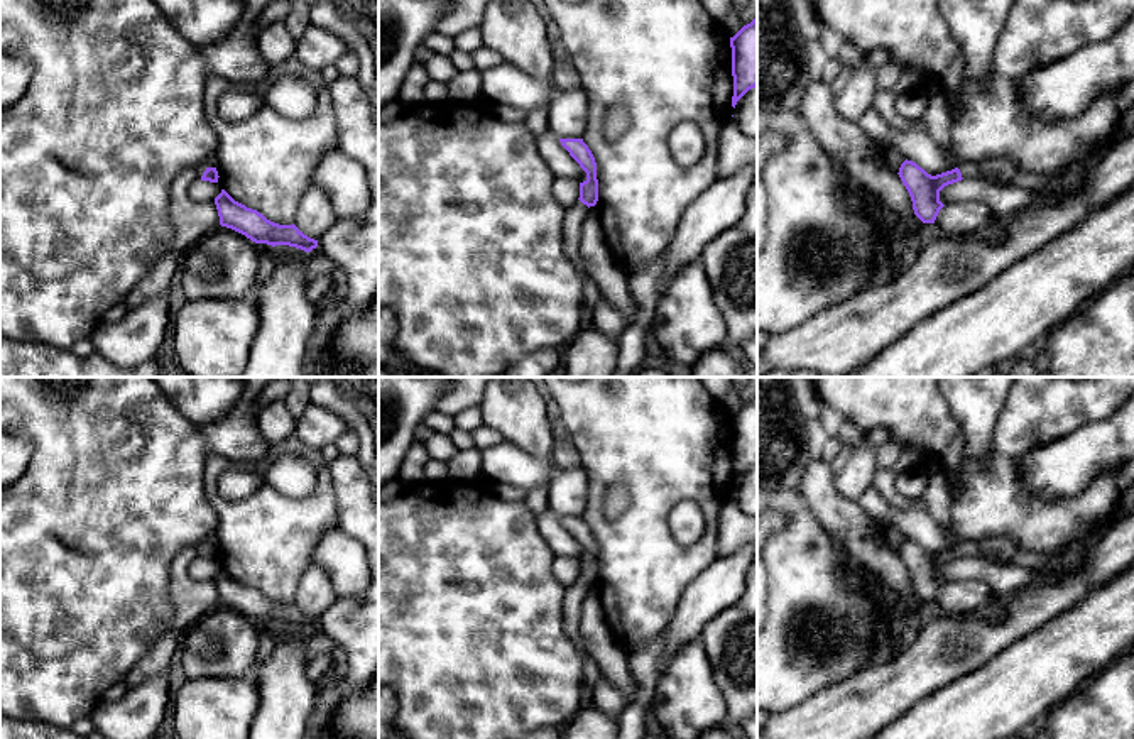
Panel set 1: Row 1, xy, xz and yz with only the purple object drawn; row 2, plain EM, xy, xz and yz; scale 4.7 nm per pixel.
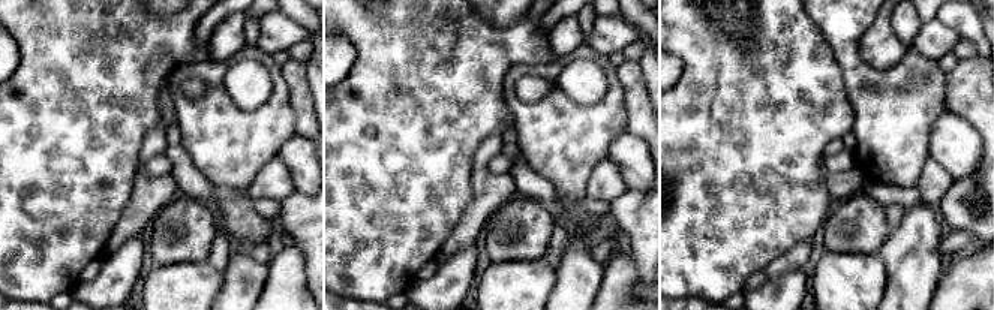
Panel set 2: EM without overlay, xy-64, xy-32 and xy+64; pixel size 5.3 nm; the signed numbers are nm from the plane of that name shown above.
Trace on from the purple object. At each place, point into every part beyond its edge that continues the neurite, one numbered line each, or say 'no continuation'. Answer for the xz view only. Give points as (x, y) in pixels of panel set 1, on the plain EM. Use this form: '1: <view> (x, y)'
1: xz (577, 592)

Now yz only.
1: yz (969, 548)

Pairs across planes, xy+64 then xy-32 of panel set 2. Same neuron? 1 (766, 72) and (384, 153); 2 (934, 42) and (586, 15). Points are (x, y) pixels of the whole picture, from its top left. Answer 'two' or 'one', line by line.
1: one
2: two

